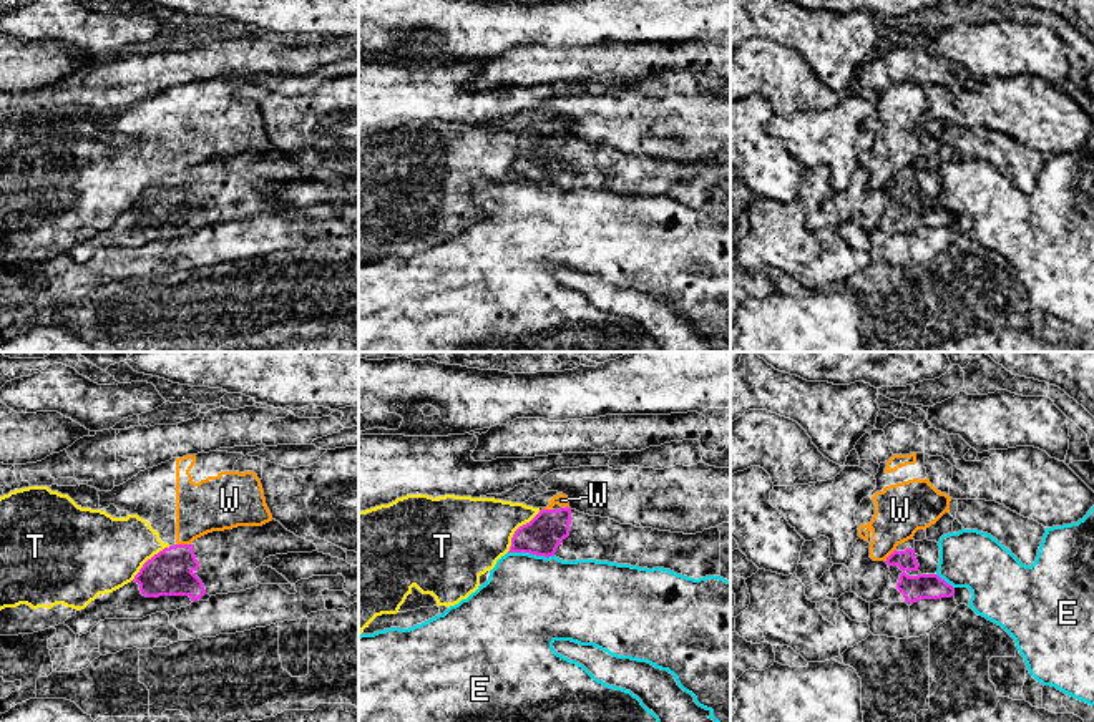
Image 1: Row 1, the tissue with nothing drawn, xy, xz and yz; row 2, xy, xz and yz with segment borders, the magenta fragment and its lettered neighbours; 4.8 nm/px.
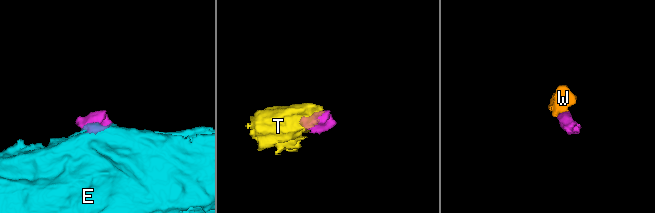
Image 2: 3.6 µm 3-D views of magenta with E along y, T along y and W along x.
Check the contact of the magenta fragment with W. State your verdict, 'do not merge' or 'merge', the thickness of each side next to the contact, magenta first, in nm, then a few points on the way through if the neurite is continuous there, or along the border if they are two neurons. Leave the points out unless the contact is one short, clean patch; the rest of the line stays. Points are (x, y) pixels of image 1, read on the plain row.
do not merge; 220 nm thick on the magenta side, 260 nm on the other; border along xy (176, 171), (190, 173)

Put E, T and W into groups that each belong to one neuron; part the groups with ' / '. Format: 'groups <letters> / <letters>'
groups E / T W

